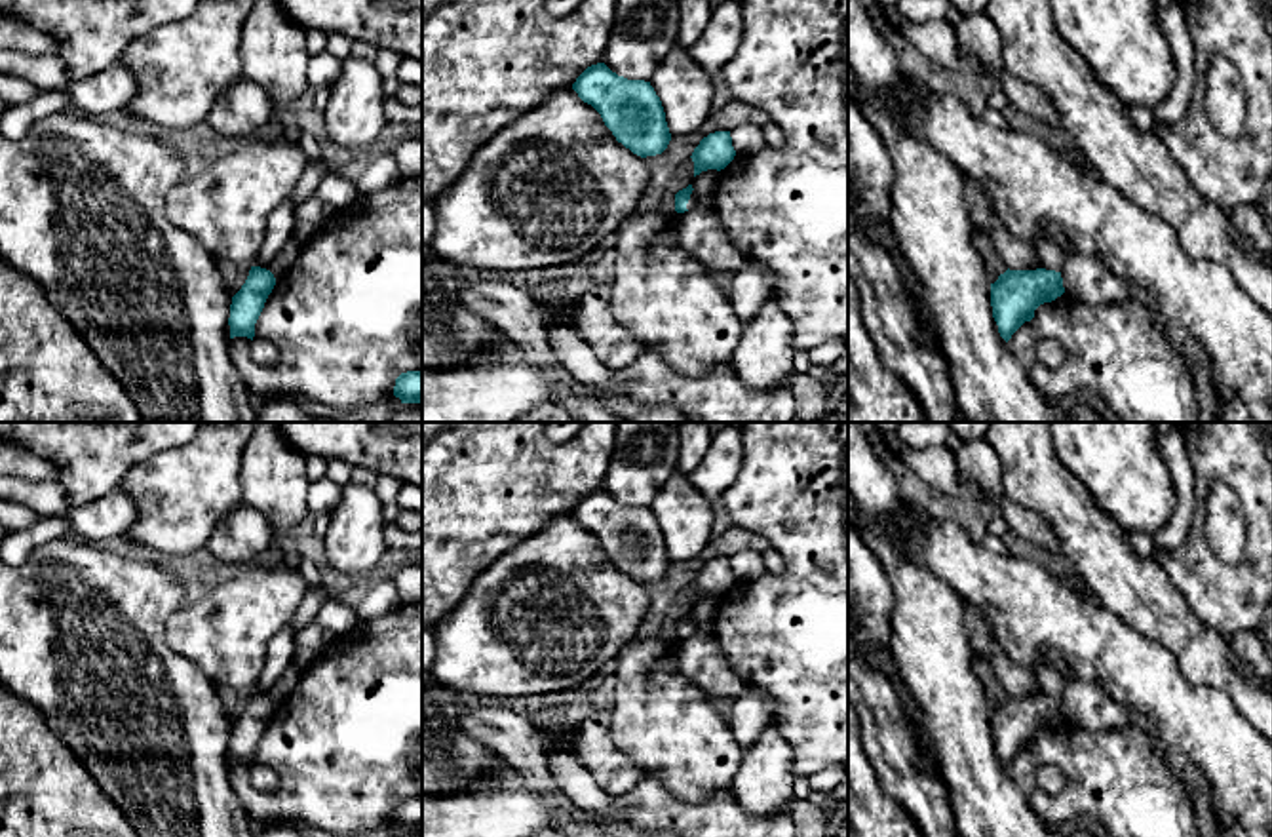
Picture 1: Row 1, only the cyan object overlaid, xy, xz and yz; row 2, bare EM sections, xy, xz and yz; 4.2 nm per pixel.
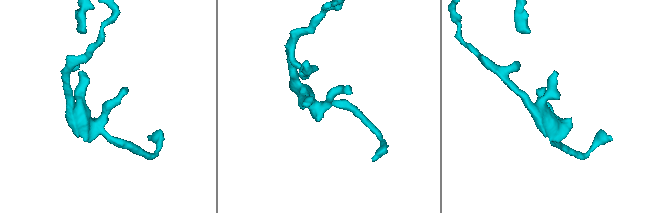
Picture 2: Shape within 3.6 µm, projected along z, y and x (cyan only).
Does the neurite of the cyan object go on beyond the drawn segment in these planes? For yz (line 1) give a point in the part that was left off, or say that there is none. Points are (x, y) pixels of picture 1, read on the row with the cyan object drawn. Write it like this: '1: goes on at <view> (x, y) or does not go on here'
1: goes on at yz (1048, 252)

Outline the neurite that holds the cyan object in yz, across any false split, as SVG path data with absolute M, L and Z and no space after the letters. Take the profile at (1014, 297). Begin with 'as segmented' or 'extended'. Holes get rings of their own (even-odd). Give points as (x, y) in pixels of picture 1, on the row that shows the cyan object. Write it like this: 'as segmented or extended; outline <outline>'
extended; outline M1038 236L1032 247L1040 259L1036 270L1008 268L991 283L993 318L1006 342L1025 321L1034 318L1040 304L1051 302L1065 293L1061 247L1048 236Z

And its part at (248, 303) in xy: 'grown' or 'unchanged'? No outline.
grown

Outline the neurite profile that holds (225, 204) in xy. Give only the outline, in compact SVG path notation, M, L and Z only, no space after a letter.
M274 133L243 137L230 154L194 169L167 192L167 219L192 234L215 261L253 266L270 213L295 192L304 167L300 146L278 141Z

